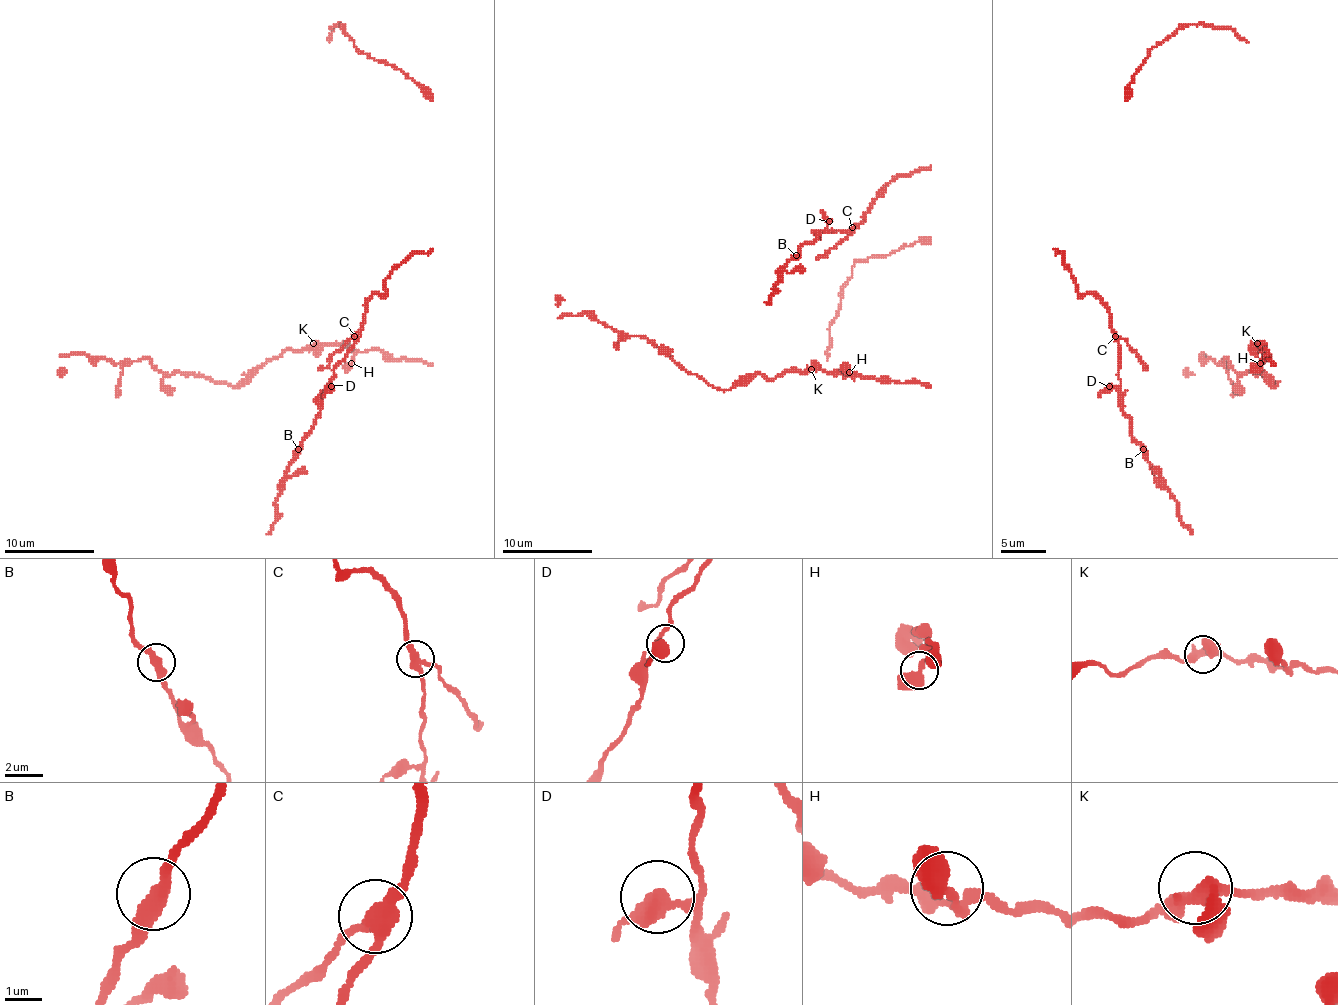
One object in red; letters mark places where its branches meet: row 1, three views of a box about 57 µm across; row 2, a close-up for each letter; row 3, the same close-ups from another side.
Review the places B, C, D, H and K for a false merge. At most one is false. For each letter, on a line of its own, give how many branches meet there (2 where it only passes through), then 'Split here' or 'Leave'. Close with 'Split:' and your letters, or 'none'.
B: Branches: 2. Leave
C: Branches: 3. Split here
D: Branches: 2. Leave
H: Branches: 2. Leave
K: Branches: 3. Leave
Split: C

